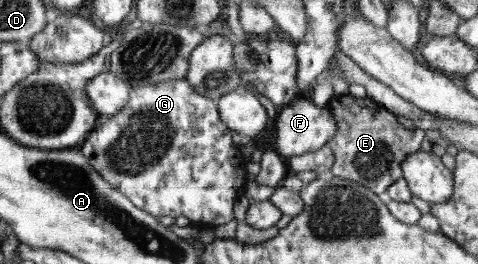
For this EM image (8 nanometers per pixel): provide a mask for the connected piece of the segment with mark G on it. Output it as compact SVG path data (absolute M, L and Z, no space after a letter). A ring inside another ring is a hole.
M179 78L179 80L165 80L157 82L157 84L134 87L125 108L98 123L98 128L92 130L92 136L82 143L80 149L92 166L114 188L122 191L141 210L148 211L149 214L154 216L172 216L173 218L185 216L185 218L189 218L193 222L205 223L207 228L215 228L216 226L223 226L226 222L233 222L235 204L241 198L247 198L247 191L251 184L249 181L249 161L245 159L245 154L241 152L241 144L237 145L237 142L233 142L233 133L233 129L220 118L220 102L215 98L205 98L205 95L200 94L189 80Z

